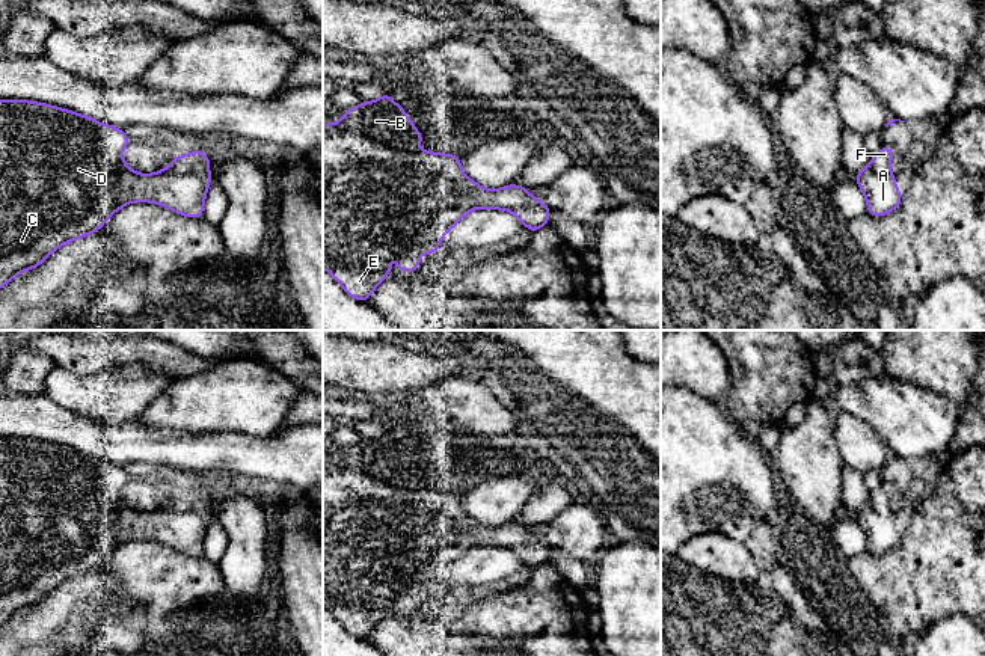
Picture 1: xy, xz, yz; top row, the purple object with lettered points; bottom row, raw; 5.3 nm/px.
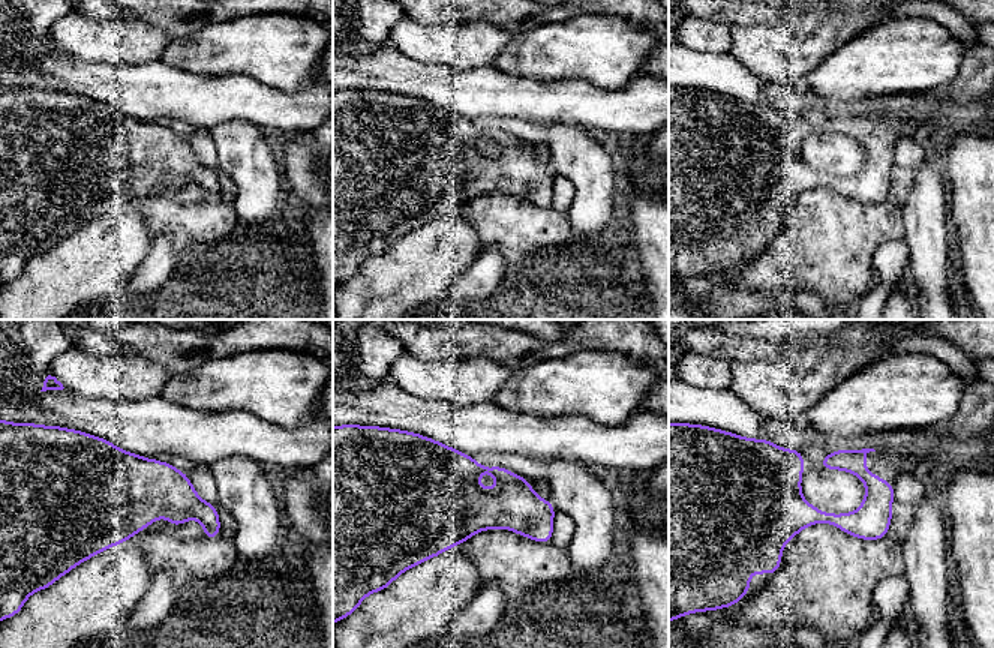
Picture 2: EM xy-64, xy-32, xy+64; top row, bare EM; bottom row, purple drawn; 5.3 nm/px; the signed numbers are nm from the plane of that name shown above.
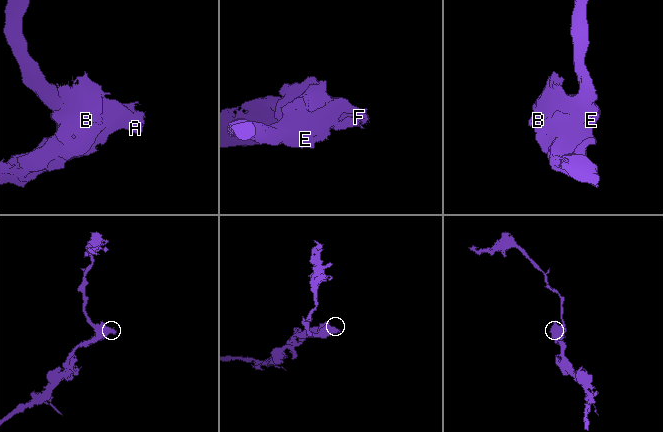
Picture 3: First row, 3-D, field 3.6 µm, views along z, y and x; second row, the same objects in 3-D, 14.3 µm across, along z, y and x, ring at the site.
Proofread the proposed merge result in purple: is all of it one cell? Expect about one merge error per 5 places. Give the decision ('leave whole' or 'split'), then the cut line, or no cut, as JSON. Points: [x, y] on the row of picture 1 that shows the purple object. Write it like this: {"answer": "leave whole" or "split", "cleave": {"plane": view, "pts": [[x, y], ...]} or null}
{"answer": "leave whole", "cleave": null}

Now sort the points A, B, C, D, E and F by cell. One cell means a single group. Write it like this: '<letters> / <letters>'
A B C D E F

